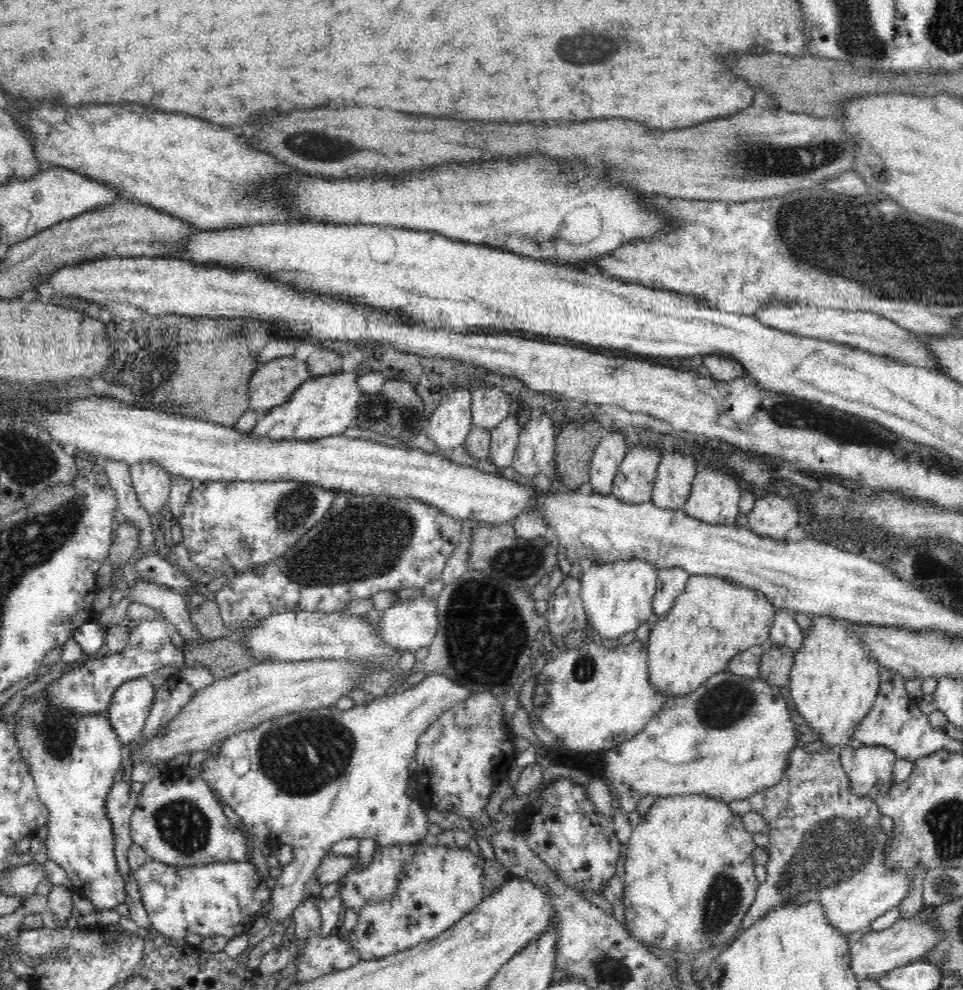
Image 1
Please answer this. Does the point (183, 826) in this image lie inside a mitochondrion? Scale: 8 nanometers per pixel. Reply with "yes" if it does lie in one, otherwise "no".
yes

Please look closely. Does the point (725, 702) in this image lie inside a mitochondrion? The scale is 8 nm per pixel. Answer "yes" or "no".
yes

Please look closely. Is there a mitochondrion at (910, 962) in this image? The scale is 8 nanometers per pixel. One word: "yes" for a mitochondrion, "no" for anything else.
no

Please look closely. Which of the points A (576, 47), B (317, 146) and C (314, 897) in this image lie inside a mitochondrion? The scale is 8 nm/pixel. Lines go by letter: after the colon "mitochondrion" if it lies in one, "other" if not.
A: mitochondrion
B: mitochondrion
C: other

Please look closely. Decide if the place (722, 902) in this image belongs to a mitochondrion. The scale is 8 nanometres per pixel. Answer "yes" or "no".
yes

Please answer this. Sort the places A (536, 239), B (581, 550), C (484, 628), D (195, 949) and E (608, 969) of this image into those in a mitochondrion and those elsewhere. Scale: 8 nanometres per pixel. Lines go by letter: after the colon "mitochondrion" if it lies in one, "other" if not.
A: mitochondrion
B: mitochondrion
C: mitochondrion
D: other
E: mitochondrion

